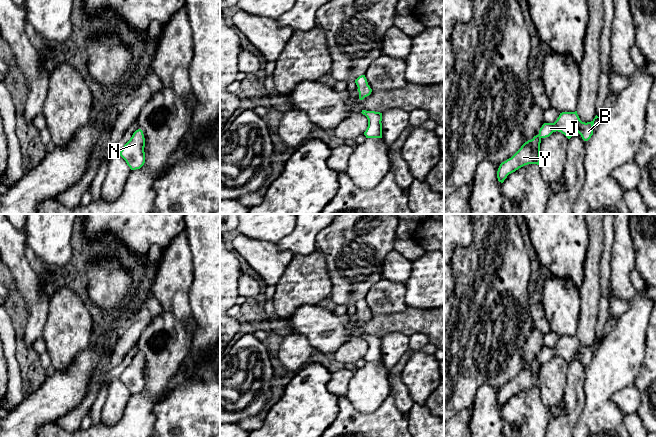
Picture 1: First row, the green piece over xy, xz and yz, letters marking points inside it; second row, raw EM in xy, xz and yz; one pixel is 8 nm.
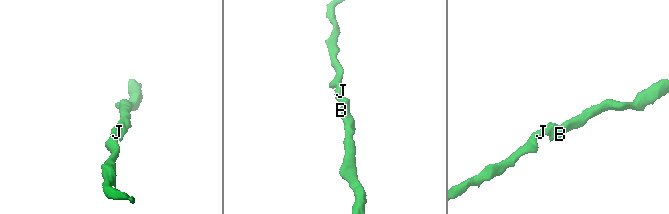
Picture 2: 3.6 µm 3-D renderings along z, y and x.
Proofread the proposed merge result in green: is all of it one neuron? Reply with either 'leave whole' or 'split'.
leave whole

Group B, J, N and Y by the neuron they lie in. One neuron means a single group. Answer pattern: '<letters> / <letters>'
B J N Y

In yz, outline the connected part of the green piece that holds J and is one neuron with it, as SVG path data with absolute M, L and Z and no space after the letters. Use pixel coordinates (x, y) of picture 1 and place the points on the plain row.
M577 335L575 336L562 336L560 337L559 341L557 342L557 344L554 347L544 347L542 349L542 351L539 354L539 358L534 360L531 364L528 364L527 366L525 366L521 372L509 383L507 383L506 385L502 386L498 392L497 395L497 402L498 405L503 407L504 404L507 402L507 400L513 396L515 396L516 394L518 394L519 392L528 389L528 388L540 388L540 367L541 367L541 363L542 362L546 362L549 361L553 356L561 356L562 358L564 358L568 363L570 363L575 356L578 356L582 363L584 365L588 365L591 360L593 359L593 349L594 349L594 345L597 342L600 342L604 339L604 336L602 335L602 339L601 340L595 340L595 342L591 345L591 346L582 346L577 338Z

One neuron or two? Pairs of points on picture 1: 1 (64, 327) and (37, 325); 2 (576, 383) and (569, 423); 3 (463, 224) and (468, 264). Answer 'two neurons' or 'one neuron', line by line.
1: two neurons
2: one neuron
3: two neurons

